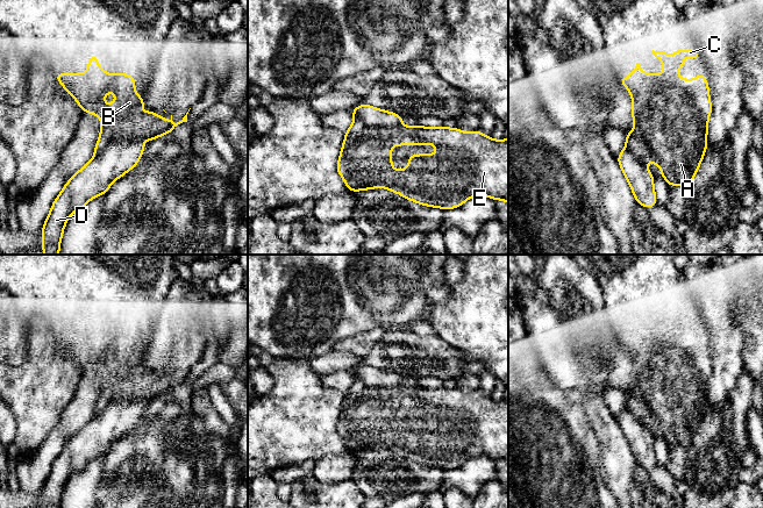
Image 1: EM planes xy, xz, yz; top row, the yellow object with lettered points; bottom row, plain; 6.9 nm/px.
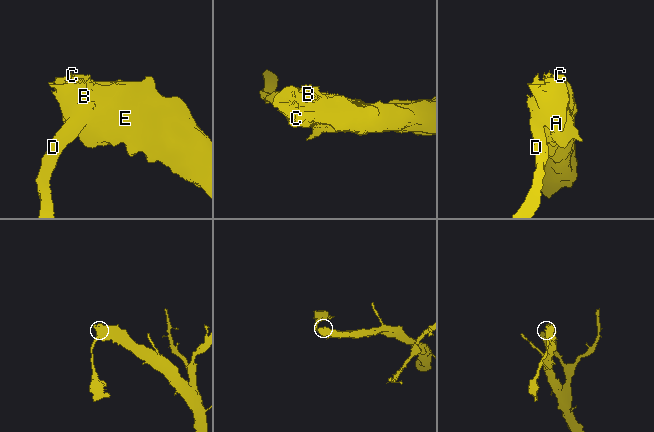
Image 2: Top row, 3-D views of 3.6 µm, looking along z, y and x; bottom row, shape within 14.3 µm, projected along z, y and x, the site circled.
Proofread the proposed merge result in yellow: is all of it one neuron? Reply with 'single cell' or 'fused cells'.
fused cells

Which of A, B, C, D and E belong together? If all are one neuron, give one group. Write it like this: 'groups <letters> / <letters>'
groups A B C E / D

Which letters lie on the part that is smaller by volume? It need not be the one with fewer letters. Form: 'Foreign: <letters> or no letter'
Foreign: D

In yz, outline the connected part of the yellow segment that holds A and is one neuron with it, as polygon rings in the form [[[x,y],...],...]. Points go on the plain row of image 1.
[[[676,310],[671,316],[665,312],[651,313],[662,322],[662,329],[669,334],[643,334],[641,324],[636,323],[629,338],[619,338],[621,345],[628,349],[633,359],[632,377],[634,389],[626,394],[626,408],[642,423],[654,422],[669,446],[680,445],[687,449],[707,408],[708,378],[712,373],[708,342],[703,334],[696,339],[684,341],[677,336],[677,330],[684,327],[684,320],[690,316],[700,321],[701,315],[694,310]]]

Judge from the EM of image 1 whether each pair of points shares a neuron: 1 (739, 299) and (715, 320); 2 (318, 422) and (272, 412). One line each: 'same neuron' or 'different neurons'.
1: same neuron
2: same neuron

